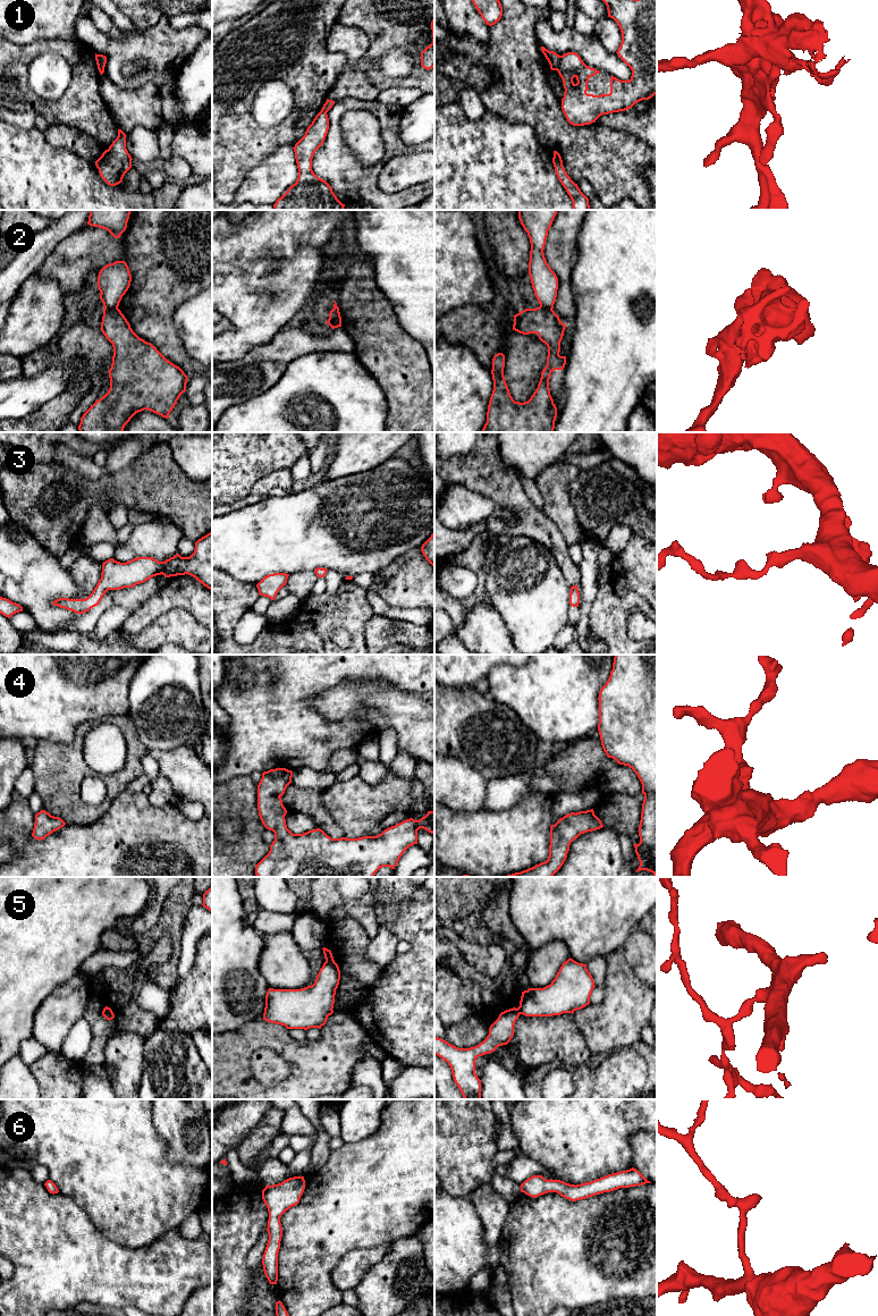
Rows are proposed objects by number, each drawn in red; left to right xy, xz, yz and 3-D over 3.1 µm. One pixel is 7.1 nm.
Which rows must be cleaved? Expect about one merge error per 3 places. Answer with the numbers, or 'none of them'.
1, 2, 5

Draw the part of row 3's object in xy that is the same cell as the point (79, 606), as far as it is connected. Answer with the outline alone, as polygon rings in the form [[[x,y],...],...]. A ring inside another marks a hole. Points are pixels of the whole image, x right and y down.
[[[212,531],[195,542],[195,550],[189,557],[176,554],[164,562],[137,557],[126,563],[110,558],[103,562],[101,579],[87,598],[59,598],[52,605],[84,614],[98,606],[108,590],[133,588],[161,574],[166,577],[188,574],[212,590]]]

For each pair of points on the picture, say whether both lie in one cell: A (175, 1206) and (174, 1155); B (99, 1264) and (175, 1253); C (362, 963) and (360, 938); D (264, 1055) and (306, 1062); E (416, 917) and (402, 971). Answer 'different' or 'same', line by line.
A: different
B: same
C: same
D: different
E: same

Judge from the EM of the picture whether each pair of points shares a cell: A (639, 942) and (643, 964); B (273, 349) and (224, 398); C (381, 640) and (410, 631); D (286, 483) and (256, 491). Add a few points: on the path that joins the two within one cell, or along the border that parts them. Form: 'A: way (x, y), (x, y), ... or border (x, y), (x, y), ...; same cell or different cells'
A: way (640, 947), (643, 959); same cell
B: way (261, 362), (236, 386); same cell
C: way (388, 637), (395, 637), (403, 632); same cell
D: way (279, 482), (269, 482), (263, 487); same cell

